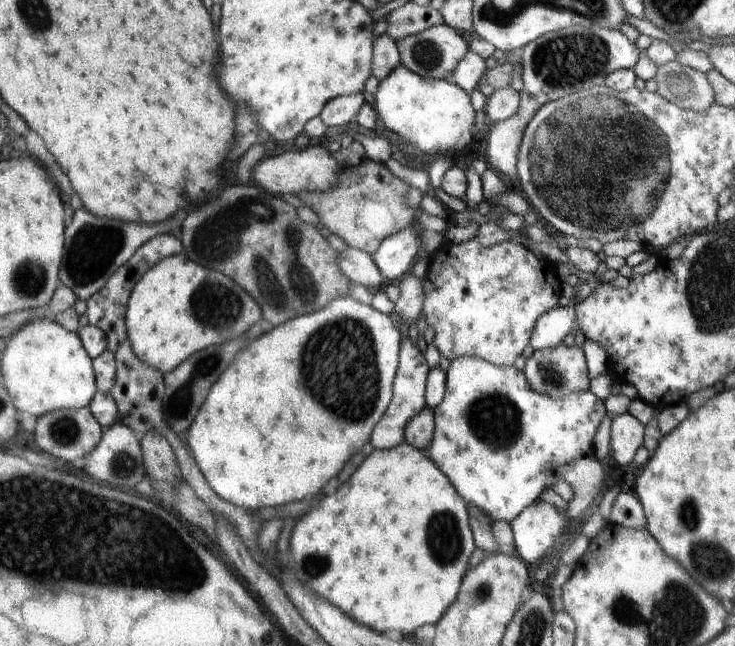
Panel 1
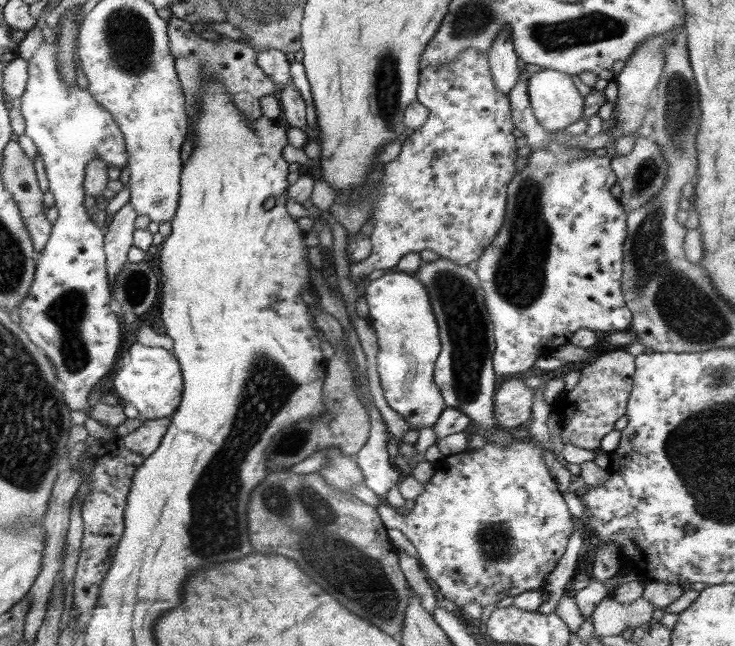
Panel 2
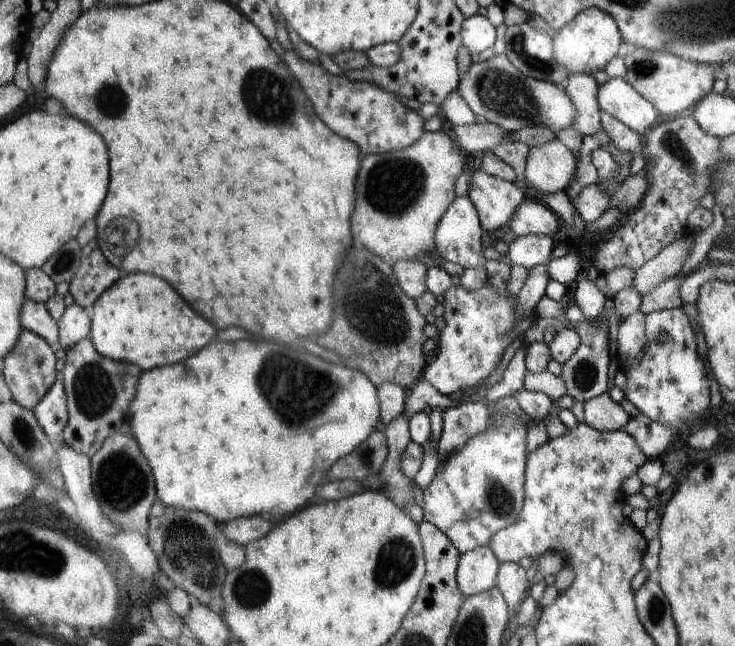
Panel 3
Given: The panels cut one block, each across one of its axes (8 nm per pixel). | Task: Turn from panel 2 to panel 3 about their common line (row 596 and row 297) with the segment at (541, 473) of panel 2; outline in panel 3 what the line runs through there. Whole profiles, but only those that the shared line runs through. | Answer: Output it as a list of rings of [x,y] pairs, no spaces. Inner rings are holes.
[[[489,278],[483,288],[475,292],[466,292],[461,286],[451,286],[442,296],[444,302],[439,305],[438,314],[442,315],[446,321],[446,327],[439,331],[438,341],[434,347],[438,349],[436,360],[424,369],[423,376],[440,394],[449,397],[456,390],[464,390],[468,387],[477,386],[481,391],[482,381],[493,374],[493,370],[498,368],[501,358],[518,336],[523,336],[520,331],[528,331],[538,318],[536,312],[533,316],[523,321],[515,322],[514,299],[507,296],[507,290],[498,291],[494,286],[494,281]]]

